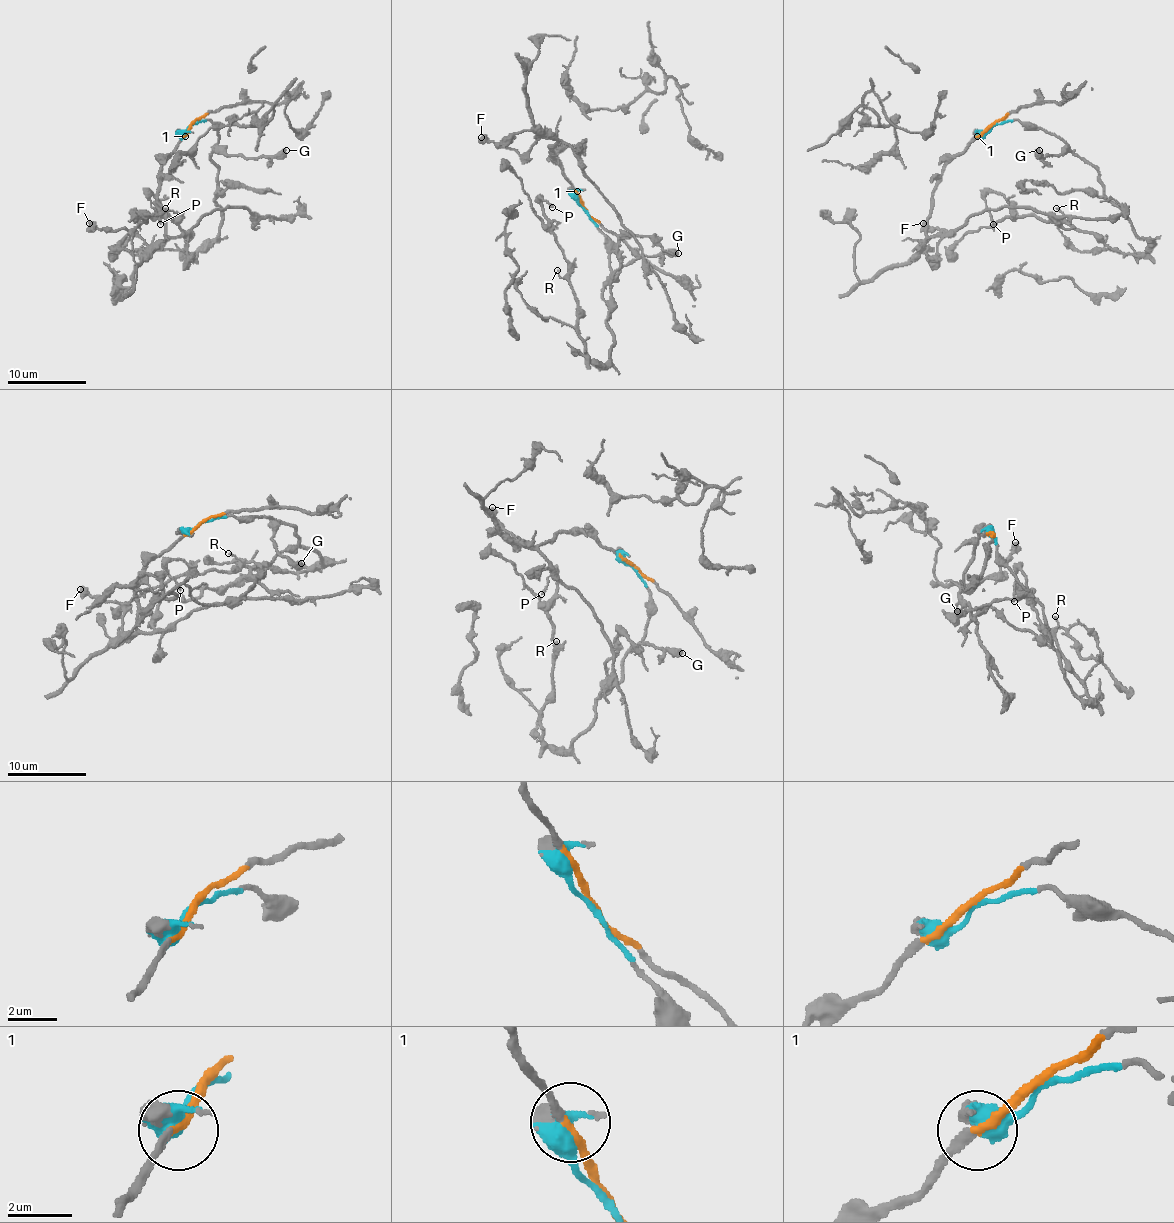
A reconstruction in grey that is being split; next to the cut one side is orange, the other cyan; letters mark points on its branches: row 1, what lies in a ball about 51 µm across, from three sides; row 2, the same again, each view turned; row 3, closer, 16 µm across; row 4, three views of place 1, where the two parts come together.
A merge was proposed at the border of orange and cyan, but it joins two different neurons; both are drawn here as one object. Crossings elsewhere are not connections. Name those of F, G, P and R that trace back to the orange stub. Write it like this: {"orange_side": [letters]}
{"orange_side": ["F"]}

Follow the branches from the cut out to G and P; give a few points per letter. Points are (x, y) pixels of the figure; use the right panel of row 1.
G: (994, 125), (1018, 119), (1024, 125), (1055, 133), (1065, 147), (1057, 155), (1041, 157), (1039, 149)
P: (994, 125), (1018, 119), (1057, 135), (1150, 246), (1132, 256), (988, 192), (992, 224)

